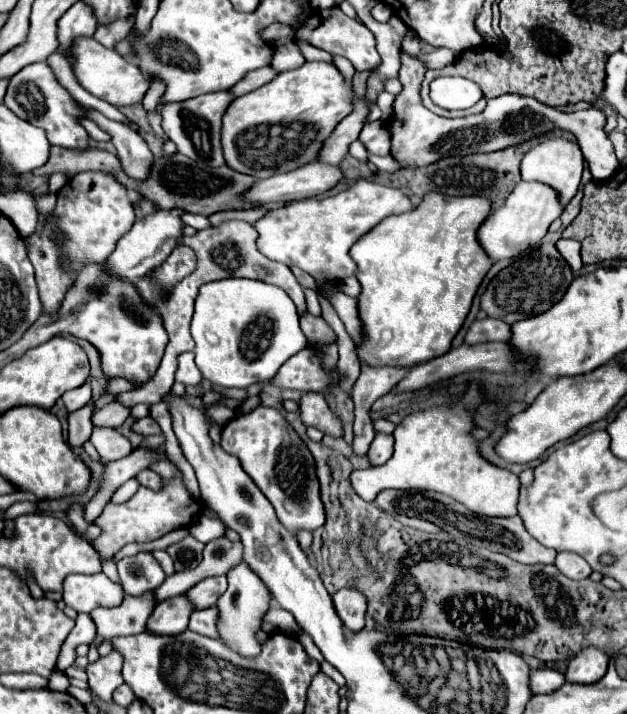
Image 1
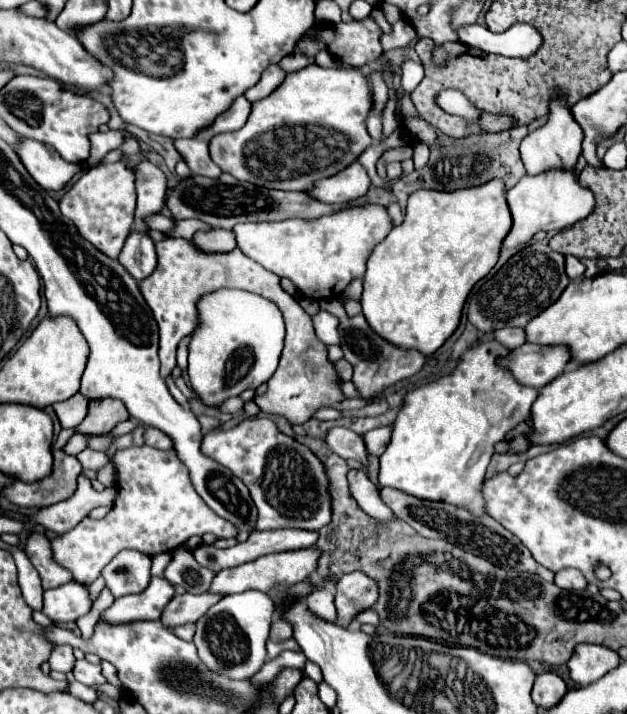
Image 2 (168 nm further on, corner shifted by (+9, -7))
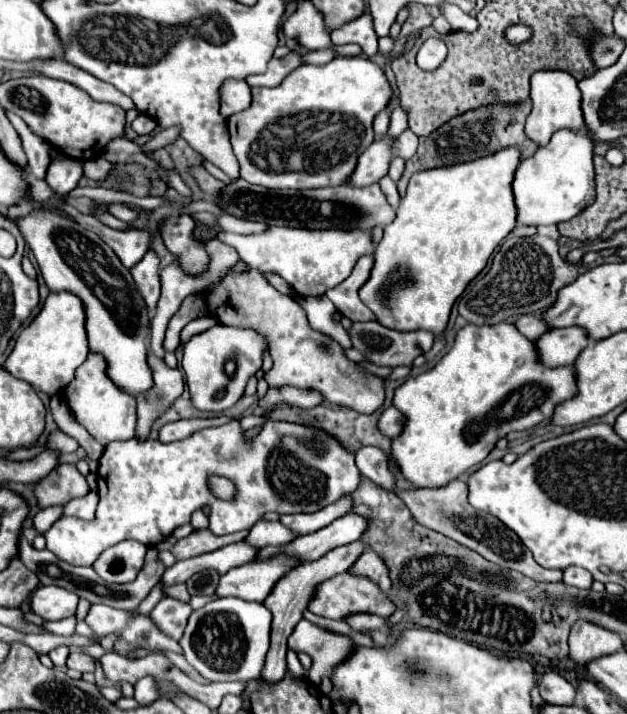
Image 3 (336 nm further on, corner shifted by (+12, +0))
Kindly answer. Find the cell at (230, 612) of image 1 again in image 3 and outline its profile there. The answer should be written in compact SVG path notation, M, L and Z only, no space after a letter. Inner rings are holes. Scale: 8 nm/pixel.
M218 598L194 610L180 638L182 656L210 682L250 682L260 676L270 646L272 614L264 604L240 598Z

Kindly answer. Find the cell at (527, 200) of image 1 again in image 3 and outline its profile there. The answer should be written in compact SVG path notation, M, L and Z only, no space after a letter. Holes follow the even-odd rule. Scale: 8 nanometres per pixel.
M588 126L580 130L562 128L554 132L550 142L536 150L532 160L524 160L514 178L514 198L518 206L518 224L560 224L584 208L588 208L594 200L594 146L596 140L590 136Z

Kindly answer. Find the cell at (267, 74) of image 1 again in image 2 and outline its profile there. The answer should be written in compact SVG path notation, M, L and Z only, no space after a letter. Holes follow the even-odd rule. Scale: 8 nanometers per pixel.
M271 65L271 67L267 67L263 71L263 75L261 75L257 85L253 85L253 87L249 87L245 91L245 97L249 101L259 101L259 99L267 97L269 93L273 93L283 79L285 79L285 71L281 71L277 65Z

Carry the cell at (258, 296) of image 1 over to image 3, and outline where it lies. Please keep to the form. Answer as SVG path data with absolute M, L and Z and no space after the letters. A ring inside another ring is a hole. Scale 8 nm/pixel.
M218 324L202 334L192 336L184 344L182 370L186 374L186 384L190 388L190 400L194 408L204 412L224 412L232 408L242 398L248 378L262 368L262 352L266 348L266 340L258 332L224 324ZM228 360L236 362L234 376L224 374L224 364Z

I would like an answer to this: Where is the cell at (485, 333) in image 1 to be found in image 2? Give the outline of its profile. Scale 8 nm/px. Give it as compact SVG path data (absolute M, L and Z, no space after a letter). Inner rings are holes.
M503 327L503 329L499 329L499 331L493 331L493 339L495 339L497 343L501 343L503 347L507 347L507 349L515 349L515 347L523 345L525 335L523 335L523 329Z

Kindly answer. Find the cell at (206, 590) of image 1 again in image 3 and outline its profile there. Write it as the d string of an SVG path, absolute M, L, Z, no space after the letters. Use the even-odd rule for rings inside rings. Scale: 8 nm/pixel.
M352 512L342 518L336 518L332 524L328 524L326 528L322 528L318 532L298 536L294 542L290 542L286 546L266 546L260 550L258 558L272 556L278 552L288 552L288 554L300 556L302 562L316 560L316 558L324 556L324 552L328 552L336 546L344 546L344 544L350 544L352 540L360 540L360 536L366 532L366 528L368 528L368 518Z

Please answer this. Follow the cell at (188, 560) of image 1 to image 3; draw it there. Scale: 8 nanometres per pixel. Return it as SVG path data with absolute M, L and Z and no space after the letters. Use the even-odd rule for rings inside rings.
M200 572L200 574L192 576L186 582L186 586L192 596L212 596L212 594L216 594L218 580L220 580L218 572Z

